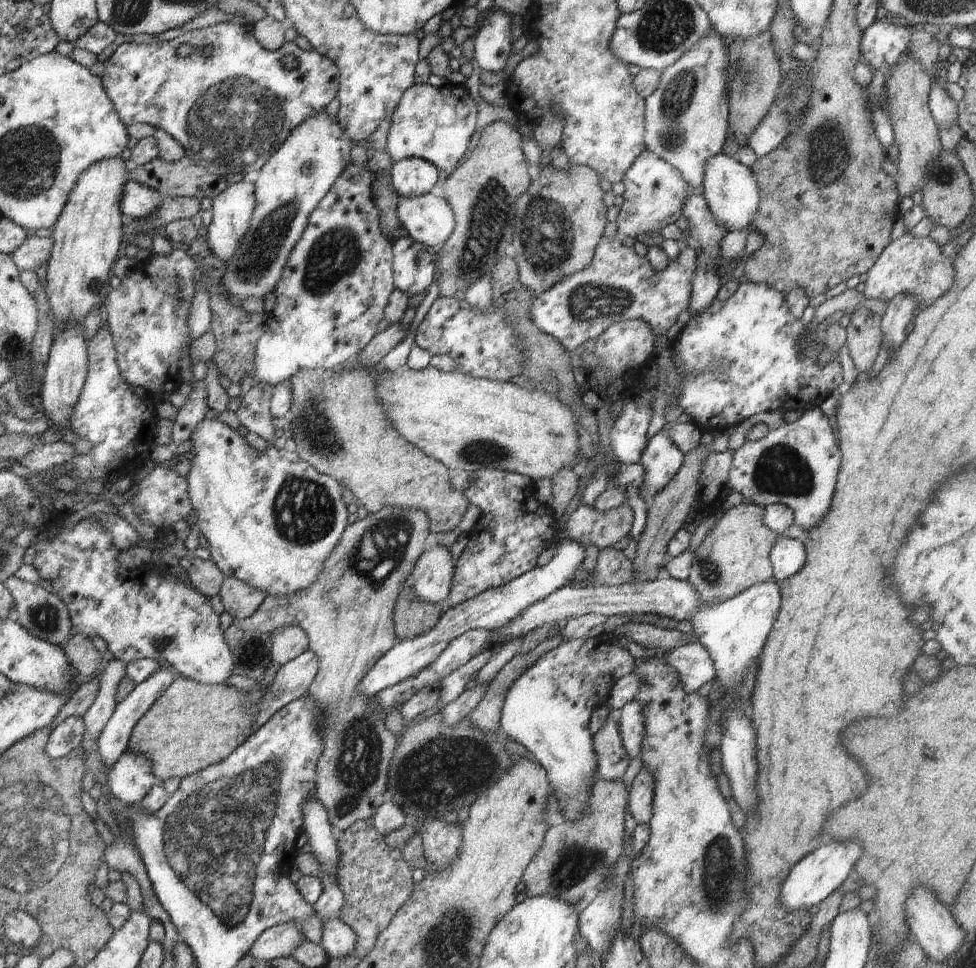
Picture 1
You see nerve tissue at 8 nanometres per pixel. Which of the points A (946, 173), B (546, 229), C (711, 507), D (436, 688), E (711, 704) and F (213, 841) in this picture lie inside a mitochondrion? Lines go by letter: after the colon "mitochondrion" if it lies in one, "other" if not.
A: mitochondrion
B: mitochondrion
C: other
D: other
E: other
F: mitochondrion

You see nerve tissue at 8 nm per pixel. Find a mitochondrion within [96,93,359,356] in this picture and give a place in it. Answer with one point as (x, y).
(260, 256)

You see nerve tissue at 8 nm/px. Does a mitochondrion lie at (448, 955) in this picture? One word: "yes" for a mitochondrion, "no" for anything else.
yes

